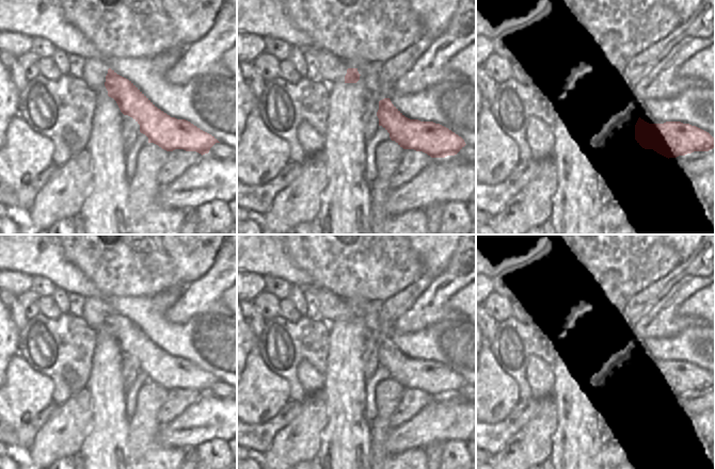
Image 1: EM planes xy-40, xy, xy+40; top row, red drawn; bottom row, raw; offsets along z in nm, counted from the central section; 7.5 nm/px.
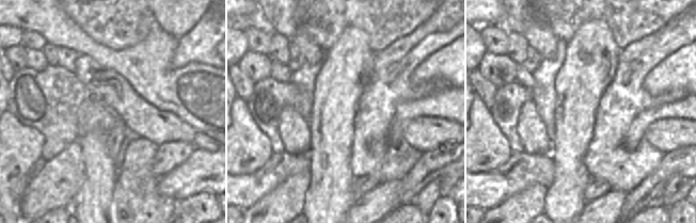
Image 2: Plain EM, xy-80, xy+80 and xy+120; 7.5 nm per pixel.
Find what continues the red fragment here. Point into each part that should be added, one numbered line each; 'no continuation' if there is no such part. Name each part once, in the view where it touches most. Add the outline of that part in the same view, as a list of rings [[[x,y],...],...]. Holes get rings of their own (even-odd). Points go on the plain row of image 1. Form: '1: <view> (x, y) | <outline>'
no continuation

